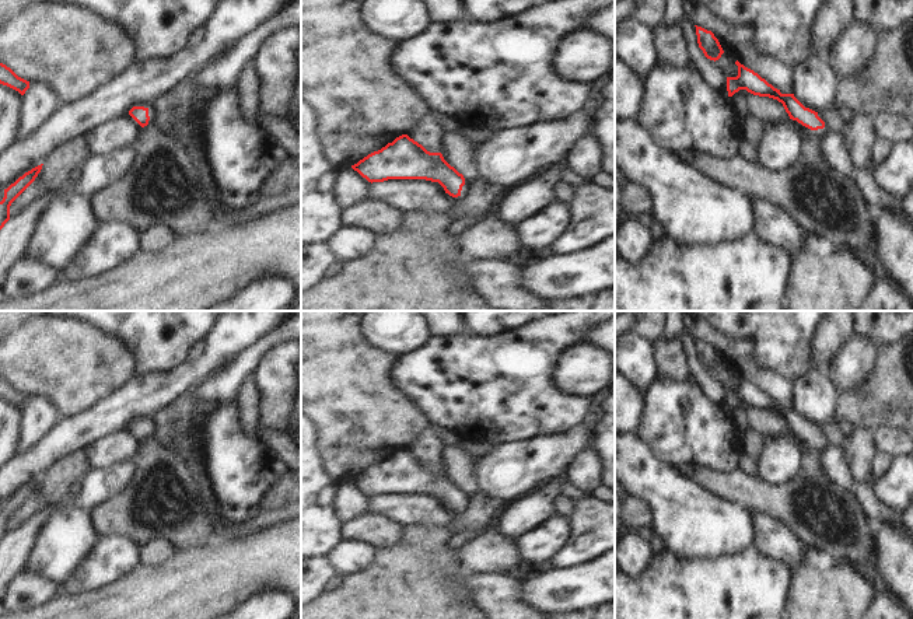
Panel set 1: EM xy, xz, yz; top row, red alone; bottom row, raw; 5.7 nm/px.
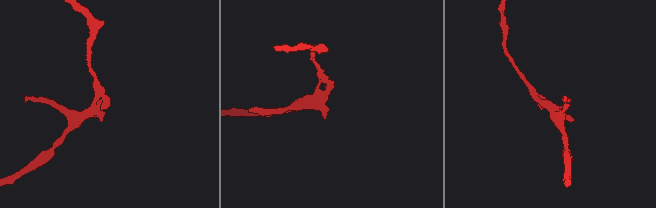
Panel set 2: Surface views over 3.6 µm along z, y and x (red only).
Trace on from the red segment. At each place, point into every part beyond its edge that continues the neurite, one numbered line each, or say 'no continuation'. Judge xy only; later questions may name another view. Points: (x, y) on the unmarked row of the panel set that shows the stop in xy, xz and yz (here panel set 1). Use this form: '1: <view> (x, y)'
no continuation

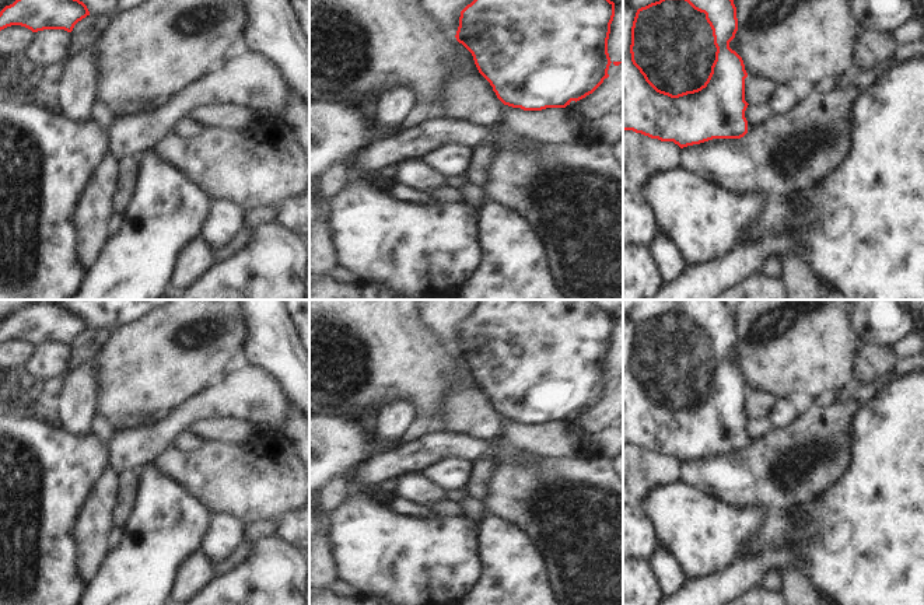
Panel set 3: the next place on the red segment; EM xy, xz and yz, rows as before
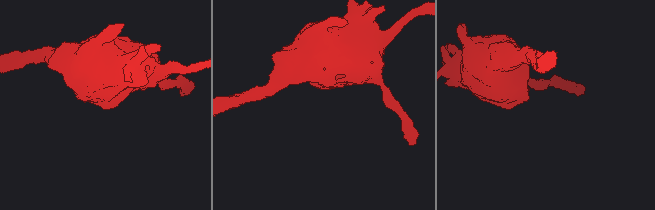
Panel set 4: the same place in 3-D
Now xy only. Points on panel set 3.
no continuation

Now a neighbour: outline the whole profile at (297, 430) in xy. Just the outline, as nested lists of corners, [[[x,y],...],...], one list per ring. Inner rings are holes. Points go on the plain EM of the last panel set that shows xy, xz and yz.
[[[290,405],[284,436],[294,443],[295,451],[309,465],[309,423]]]

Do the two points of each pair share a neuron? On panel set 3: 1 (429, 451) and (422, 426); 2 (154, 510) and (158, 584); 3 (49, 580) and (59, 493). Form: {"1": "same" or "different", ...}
{"1": "different", "2": "same", "3": "same"}

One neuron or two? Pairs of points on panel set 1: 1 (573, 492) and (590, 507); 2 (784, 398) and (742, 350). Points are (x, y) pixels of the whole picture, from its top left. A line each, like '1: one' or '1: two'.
1: two
2: one

